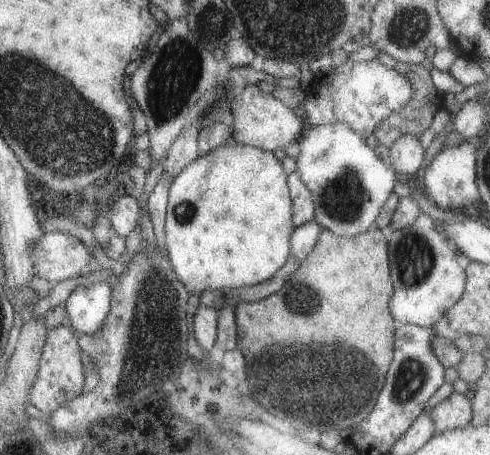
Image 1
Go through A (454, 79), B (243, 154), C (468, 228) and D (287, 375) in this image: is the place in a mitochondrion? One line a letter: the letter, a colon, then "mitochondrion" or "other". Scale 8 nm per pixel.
A: other
B: other
C: other
D: mitochondrion

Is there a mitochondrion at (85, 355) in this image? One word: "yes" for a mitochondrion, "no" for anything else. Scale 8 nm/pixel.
no

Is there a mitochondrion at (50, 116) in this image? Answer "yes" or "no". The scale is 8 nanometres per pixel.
yes

